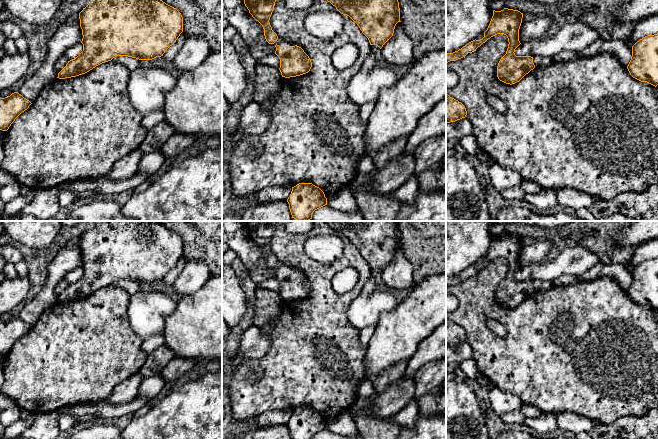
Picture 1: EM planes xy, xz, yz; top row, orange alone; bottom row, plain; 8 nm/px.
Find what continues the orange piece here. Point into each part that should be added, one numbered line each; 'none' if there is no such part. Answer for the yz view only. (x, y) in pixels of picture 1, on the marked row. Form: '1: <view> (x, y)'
none

